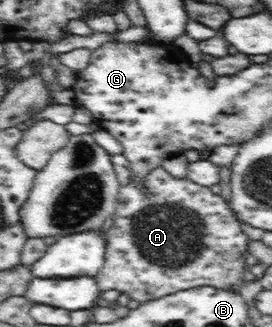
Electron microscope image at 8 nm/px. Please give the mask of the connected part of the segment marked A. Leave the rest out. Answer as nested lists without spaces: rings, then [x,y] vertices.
[[[111,155],[110,161],[118,180],[118,198],[116,199],[116,209],[112,216],[112,224],[106,232],[103,231],[106,243],[104,261],[102,267],[94,276],[95,280],[99,280],[97,285],[100,292],[115,288],[115,290],[127,292],[127,294],[131,294],[131,298],[135,298],[135,300],[145,303],[145,300],[150,301],[162,296],[167,296],[167,294],[173,294],[174,292],[197,287],[215,287],[223,290],[236,290],[241,286],[243,283],[243,260],[241,260],[241,252],[245,252],[245,248],[247,248],[247,246],[245,246],[245,244],[247,244],[247,236],[241,232],[239,222],[235,220],[233,212],[227,208],[227,204],[223,202],[223,198],[211,194],[209,187],[201,186],[188,177],[185,177],[184,179],[171,177],[162,167],[157,167],[149,173],[148,177],[144,180],[144,185],[137,185],[137,183],[131,179],[130,167],[125,155]]]

